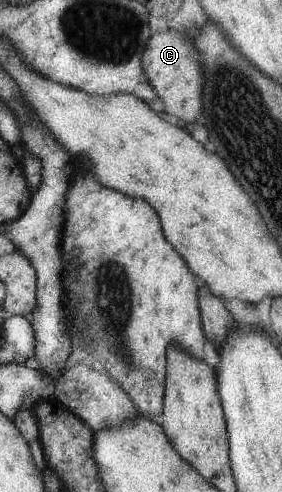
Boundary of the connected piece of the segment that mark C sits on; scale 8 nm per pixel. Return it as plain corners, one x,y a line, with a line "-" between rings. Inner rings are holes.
170,29
151,35
145,44
141,65
150,86
156,96
164,102
164,110
170,116
184,120
186,124
192,124
200,118
203,103
203,72
198,51
182,32

